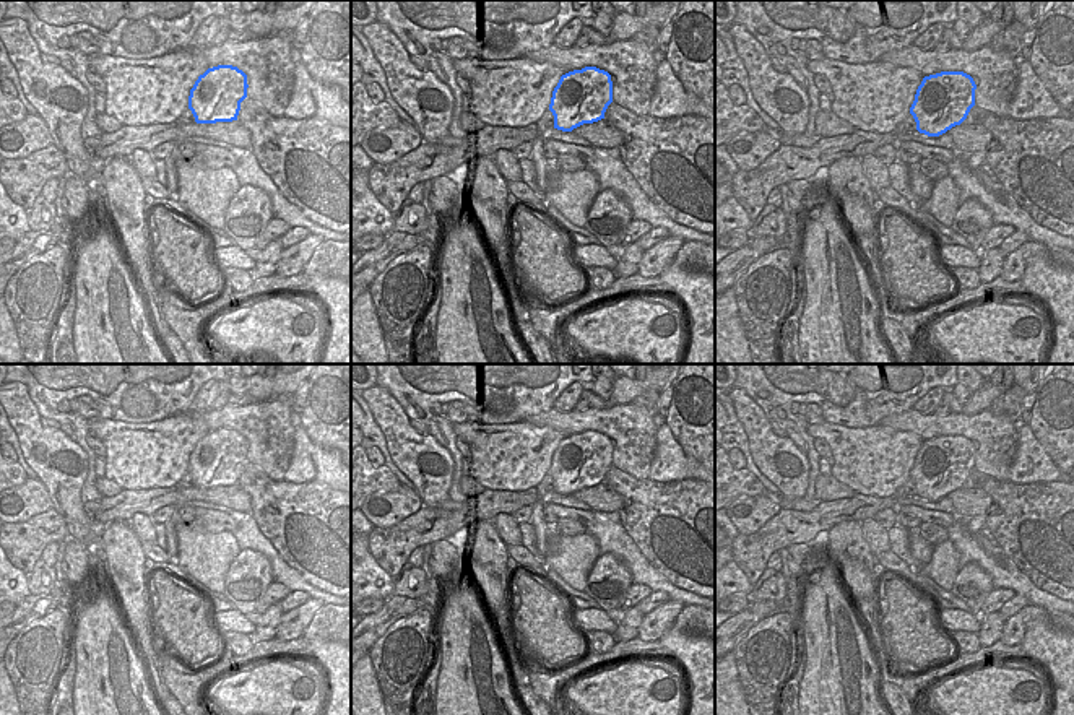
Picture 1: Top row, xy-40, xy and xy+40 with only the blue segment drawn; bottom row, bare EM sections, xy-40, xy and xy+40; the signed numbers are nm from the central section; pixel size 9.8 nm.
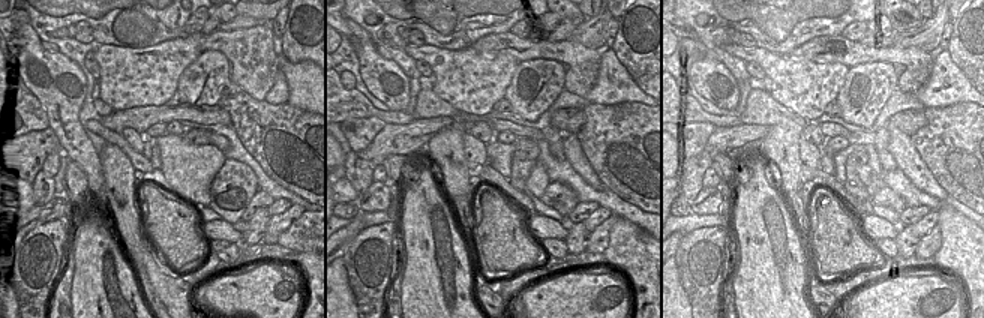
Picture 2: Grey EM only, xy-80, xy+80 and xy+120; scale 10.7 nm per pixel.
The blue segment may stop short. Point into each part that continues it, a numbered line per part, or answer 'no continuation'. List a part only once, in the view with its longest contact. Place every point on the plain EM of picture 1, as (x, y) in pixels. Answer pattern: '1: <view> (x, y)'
no continuation.

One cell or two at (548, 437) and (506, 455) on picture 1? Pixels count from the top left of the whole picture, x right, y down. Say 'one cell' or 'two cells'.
one cell

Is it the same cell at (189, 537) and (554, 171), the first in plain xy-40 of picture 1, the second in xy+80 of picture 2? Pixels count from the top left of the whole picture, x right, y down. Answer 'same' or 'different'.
different

